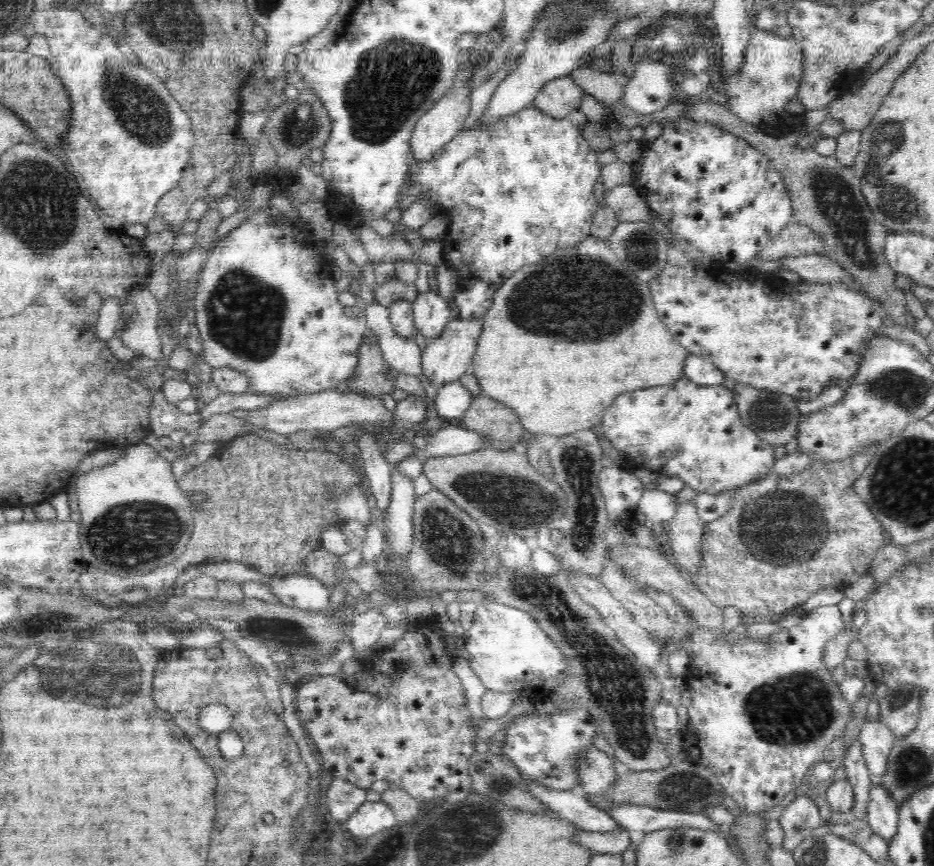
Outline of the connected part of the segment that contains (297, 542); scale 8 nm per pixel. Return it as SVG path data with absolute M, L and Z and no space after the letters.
M249 432L248 434L244 434L242 437L236 437L228 442L223 442L217 449L216 453L210 457L207 461L198 465L195 469L188 471L185 475L183 475L179 480L179 487L181 491L185 494L185 496L198 494L198 492L204 492L207 498L203 502L201 502L195 513L193 514L194 524L193 524L193 533L188 540L188 544L186 544L186 550L176 558L176 560L172 560L172 562L155 568L152 572L148 574L139 574L130 577L120 577L114 576L109 572L104 572L99 568L94 568L93 566L88 565L86 570L80 574L80 578L77 580L76 589L85 594L91 594L91 596L95 596L98 593L108 593L108 594L120 594L124 592L132 591L135 587L142 587L142 589L146 589L150 597L152 597L152 602L162 594L166 594L168 589L172 589L172 585L174 584L176 578L180 576L183 570L186 570L188 566L192 565L200 565L200 564L208 564L208 563L221 563L221 562L241 562L242 564L248 565L249 567L254 567L256 570L259 570L262 574L267 574L271 576L284 577L292 574L304 574L301 573L302 565L304 564L304 560L306 560L306 555L310 554L312 550L316 550L320 548L321 543L321 532L324 527L328 527L330 525L341 526L342 522L345 522L344 519L339 518L337 512L335 511L335 506L329 502L332 497L337 497L340 491L344 489L350 488L351 486L356 486L360 483L361 472L356 470L356 468L352 467L352 463L348 463L342 455L338 454L338 452L332 452L330 450L320 450L320 449L298 449L295 447L287 447L278 446L277 444L272 444L269 440L260 438L257 434L253 432Z

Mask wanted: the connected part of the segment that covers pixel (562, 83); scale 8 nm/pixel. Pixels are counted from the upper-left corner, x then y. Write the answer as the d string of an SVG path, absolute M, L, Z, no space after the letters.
M566 75L546 83L530 105L554 119L564 119L579 109L584 95L584 89Z

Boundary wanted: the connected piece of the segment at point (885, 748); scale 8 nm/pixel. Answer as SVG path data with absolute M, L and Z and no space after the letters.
M868 720L864 723L858 734L858 742L861 744L870 780L878 783L886 772L888 755L898 738L881 720Z

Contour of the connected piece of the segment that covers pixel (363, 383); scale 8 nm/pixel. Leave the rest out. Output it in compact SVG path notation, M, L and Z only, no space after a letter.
M364 336L358 347L358 362L353 375L346 380L348 384L345 390L377 396L382 398L386 394L392 394L393 384L390 370L393 368L386 362L382 351L376 343L370 343Z

